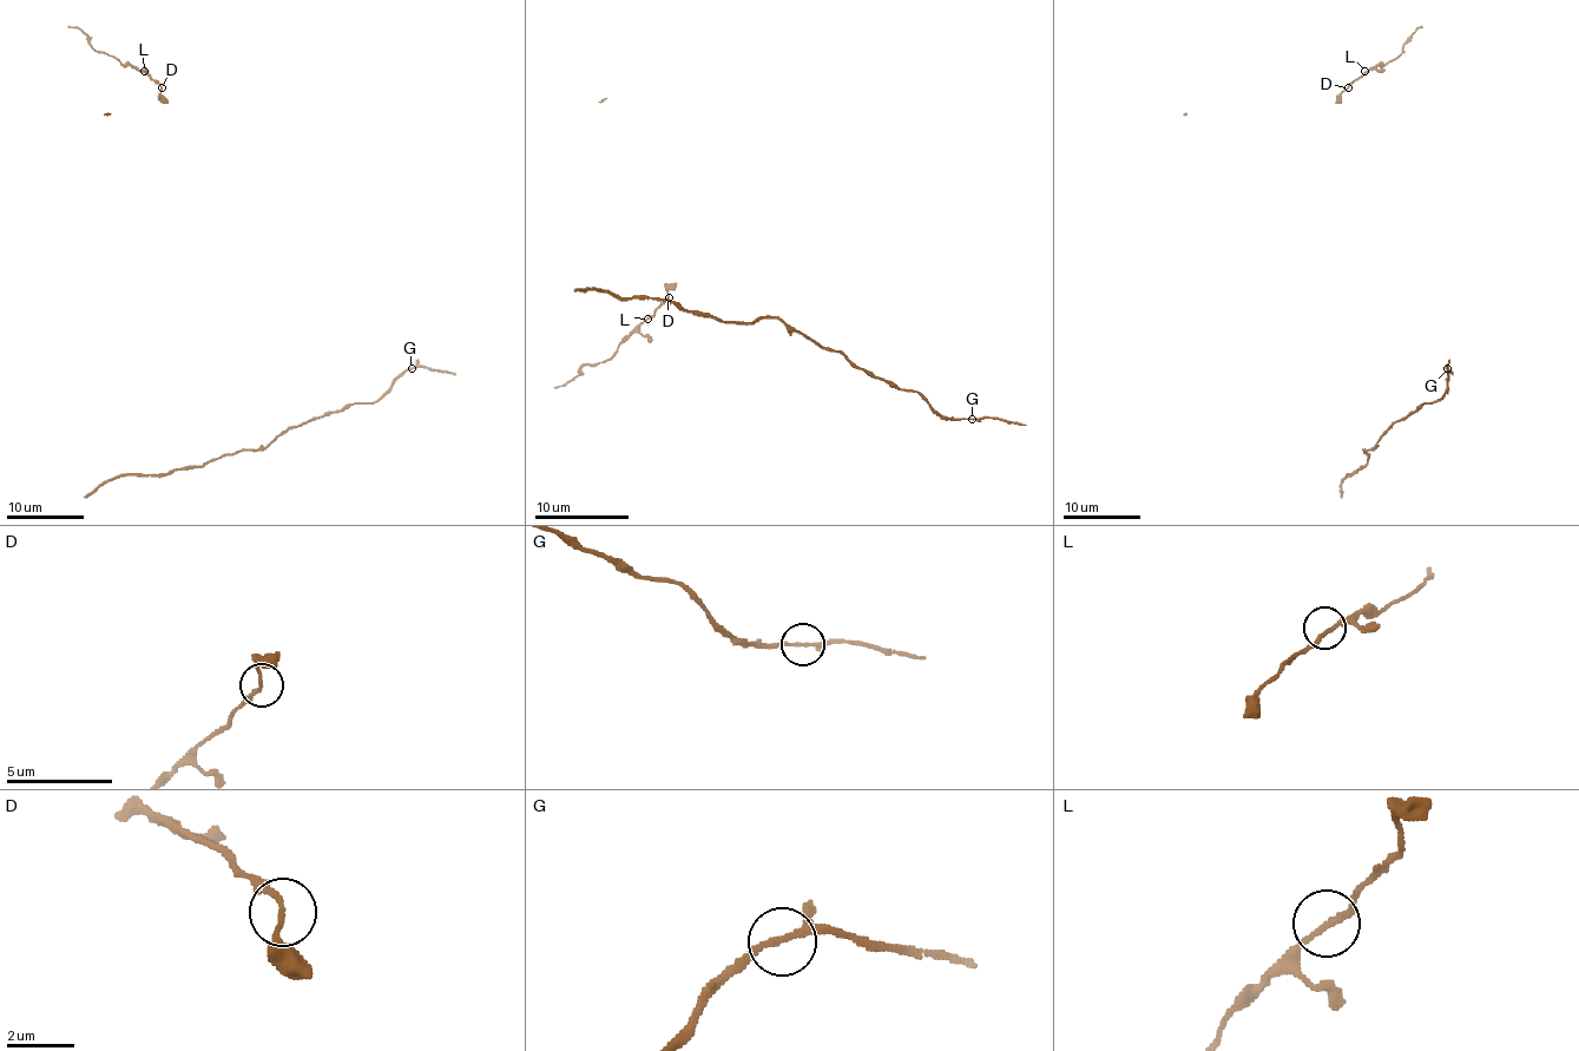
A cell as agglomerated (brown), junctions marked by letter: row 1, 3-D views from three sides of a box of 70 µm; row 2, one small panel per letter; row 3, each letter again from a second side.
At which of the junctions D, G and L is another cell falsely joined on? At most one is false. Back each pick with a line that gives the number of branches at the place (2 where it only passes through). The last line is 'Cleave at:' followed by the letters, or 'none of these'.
Cleave at: none of these

